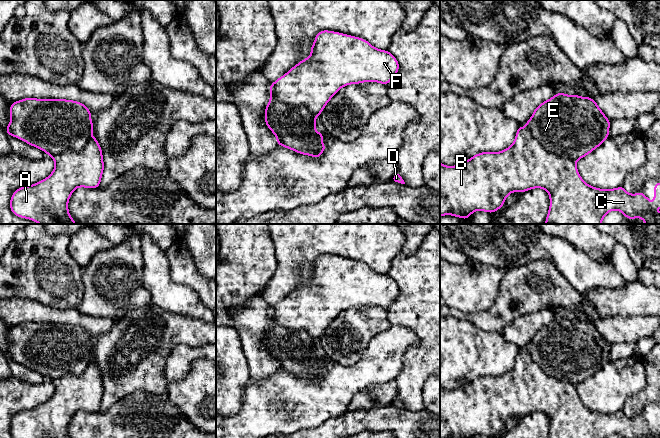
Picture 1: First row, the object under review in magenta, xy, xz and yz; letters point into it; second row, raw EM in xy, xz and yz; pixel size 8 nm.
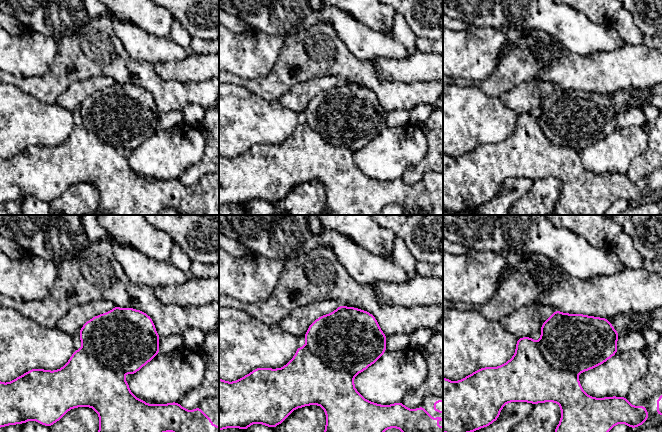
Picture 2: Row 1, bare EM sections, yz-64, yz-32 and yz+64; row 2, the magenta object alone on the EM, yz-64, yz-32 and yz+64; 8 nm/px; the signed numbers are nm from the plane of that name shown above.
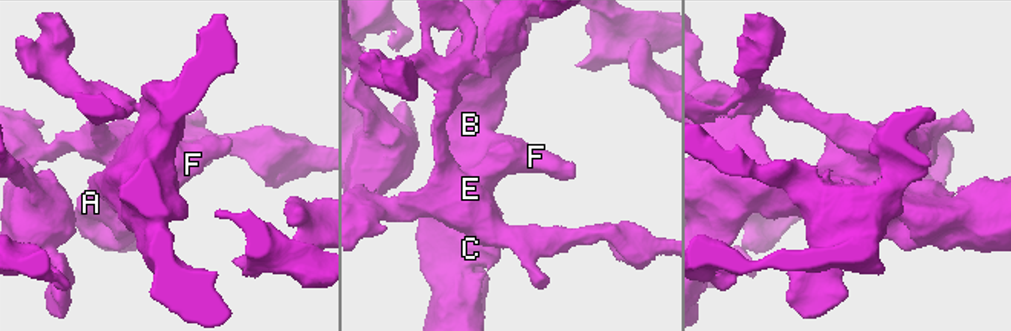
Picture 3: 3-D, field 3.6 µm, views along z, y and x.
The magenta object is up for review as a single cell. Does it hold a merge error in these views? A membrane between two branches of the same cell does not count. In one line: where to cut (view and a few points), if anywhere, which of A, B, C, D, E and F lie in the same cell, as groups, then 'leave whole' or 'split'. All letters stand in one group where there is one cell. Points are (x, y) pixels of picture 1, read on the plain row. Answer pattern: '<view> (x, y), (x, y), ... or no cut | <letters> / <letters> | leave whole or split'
xz (270, 309), (270, 315), (279, 324), (305, 330), (316, 339) | A B C F / D E | split

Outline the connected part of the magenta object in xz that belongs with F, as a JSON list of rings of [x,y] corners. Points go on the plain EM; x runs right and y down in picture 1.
[[[323,254],[317,257],[311,270],[310,280],[300,285],[286,298],[273,306],[271,308],[271,317],[281,326],[294,331],[306,330],[311,338],[320,340],[326,328],[343,310],[363,306],[378,306],[387,309],[398,295],[399,287],[397,283],[387,274],[377,273],[367,264],[359,261]]]

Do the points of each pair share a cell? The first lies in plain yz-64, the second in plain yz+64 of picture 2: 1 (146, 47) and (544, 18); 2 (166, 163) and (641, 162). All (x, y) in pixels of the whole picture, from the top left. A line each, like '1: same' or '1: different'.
1: same
2: different

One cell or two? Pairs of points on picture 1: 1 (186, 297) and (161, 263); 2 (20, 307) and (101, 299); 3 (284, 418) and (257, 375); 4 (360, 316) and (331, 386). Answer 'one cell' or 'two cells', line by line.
1: one cell
2: two cells
3: two cells
4: two cells

